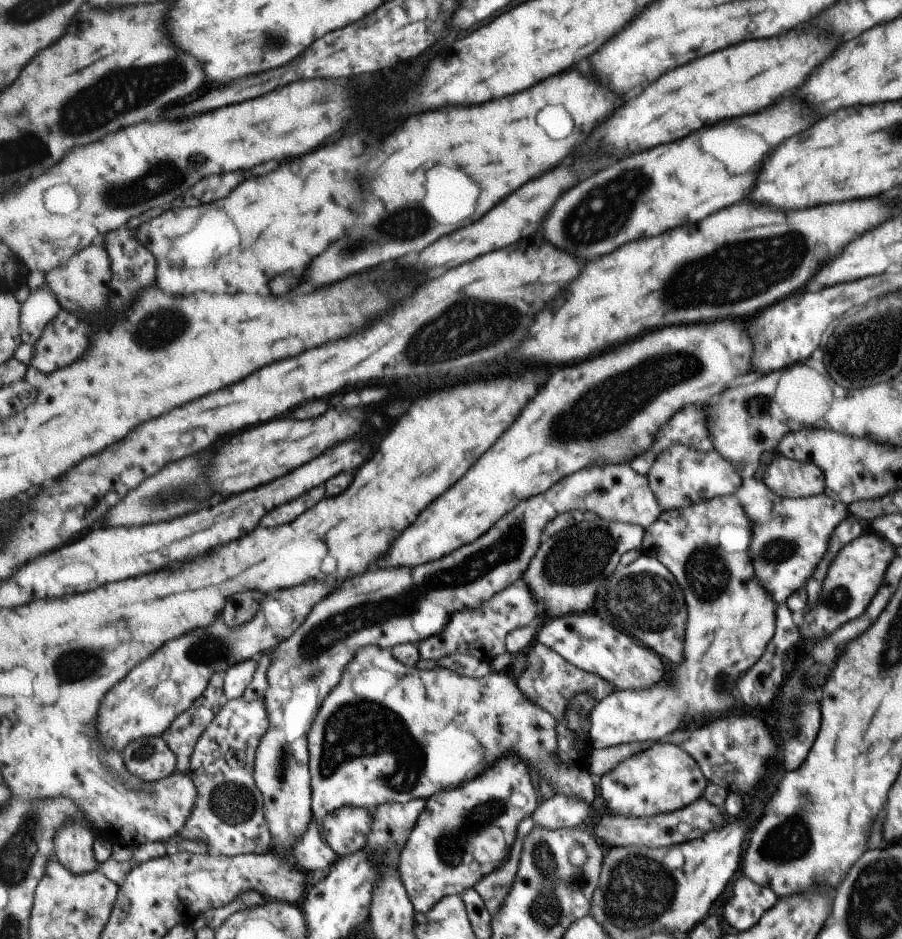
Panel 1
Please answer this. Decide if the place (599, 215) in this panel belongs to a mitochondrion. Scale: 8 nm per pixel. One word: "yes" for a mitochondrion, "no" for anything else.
yes

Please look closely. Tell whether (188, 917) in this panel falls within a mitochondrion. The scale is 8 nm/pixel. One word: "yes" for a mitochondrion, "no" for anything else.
no

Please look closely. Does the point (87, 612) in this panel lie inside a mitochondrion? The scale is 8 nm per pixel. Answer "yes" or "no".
no

